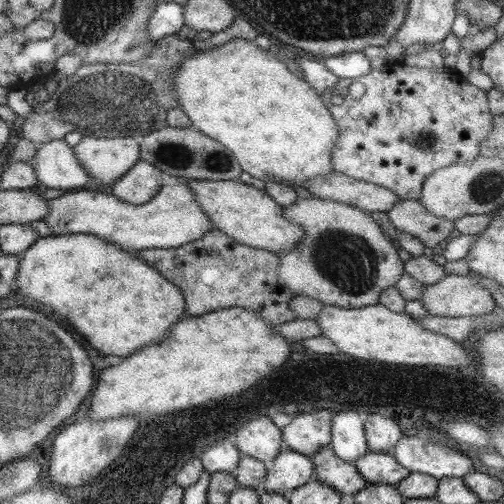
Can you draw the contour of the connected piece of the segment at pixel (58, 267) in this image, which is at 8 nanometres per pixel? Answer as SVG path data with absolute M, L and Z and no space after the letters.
M51 234L36 238L35 242L32 242L31 246L28 246L27 250L24 250L21 254L15 278L16 294L27 296L27 298L31 298L31 300L37 300L43 304L47 304L47 306L51 306L59 316L65 318L65 322L71 326L71 330L75 330L79 336L83 336L83 338L89 342L89 346L93 346L95 350L101 350L103 354L129 356L129 354L133 354L135 350L139 350L141 346L149 346L149 342L159 342L159 340L163 340L163 338L167 336L165 330L169 330L177 320L183 317L183 293L181 293L181 290L177 286L168 282L165 277L161 276L153 266L143 261L141 257L133 255L133 251L125 251L121 249L119 245L114 245L107 239L102 239L90 234Z

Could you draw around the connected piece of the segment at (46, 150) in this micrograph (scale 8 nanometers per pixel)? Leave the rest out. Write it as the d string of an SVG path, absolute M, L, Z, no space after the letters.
M63 139L39 144L30 163L34 166L36 180L47 189L81 190L92 180Z

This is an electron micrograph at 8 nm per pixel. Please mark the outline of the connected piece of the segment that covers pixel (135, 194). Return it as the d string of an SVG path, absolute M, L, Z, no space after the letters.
M139 160L131 169L127 170L111 186L111 195L126 203L138 205L149 201L166 182L161 173L161 165L157 168L147 162Z

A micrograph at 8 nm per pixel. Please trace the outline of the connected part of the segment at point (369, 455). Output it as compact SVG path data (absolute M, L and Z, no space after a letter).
M367 451L353 463L359 475L368 483L395 485L410 473L397 463L393 455L385 453Z

